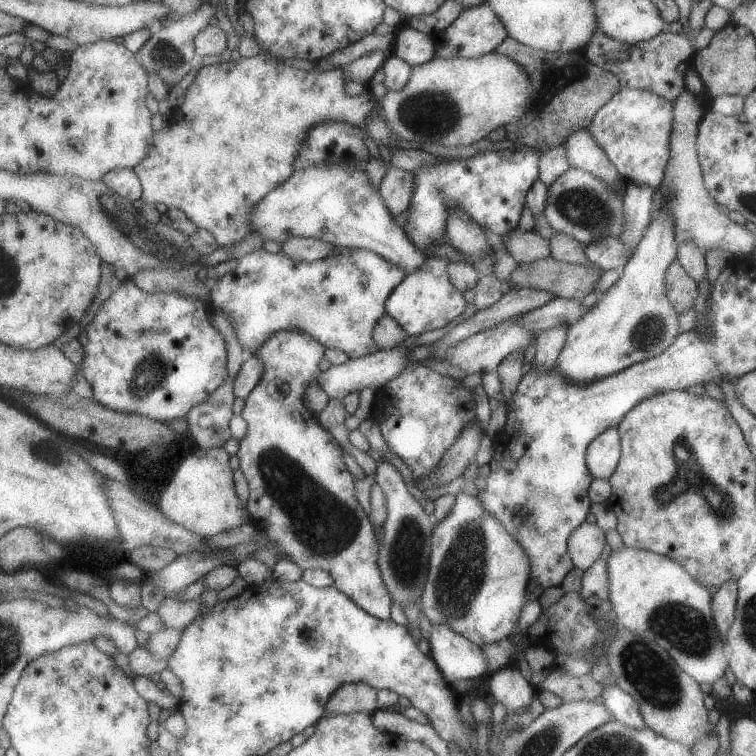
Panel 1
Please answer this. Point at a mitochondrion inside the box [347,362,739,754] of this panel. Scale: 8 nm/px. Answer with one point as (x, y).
(461, 572)

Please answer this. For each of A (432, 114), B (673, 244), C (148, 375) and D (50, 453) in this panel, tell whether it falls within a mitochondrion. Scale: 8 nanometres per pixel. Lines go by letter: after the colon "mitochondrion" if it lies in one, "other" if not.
A: mitochondrion
B: other
C: mitochondrion
D: mitochondrion

